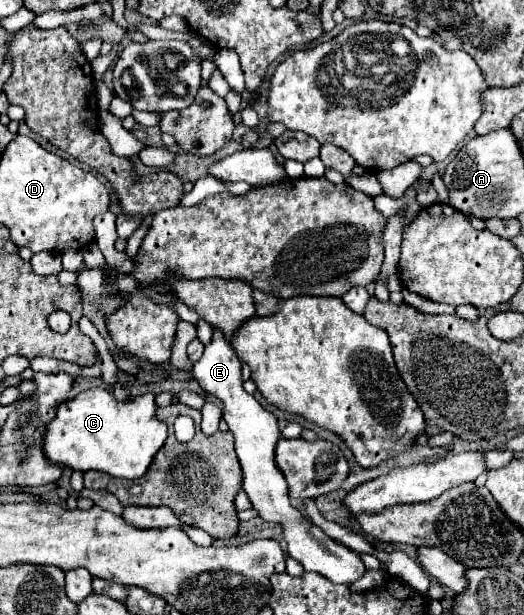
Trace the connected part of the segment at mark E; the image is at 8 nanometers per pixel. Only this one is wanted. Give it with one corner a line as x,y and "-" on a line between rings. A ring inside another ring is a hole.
213,328
213,338
205,346
205,352
199,362
193,366
193,378
201,384
201,388
223,400
223,418
229,426
229,432
235,436
235,452
239,464
243,468
243,490
247,492
253,508
261,518
271,520
283,528
283,536
287,540
287,552
295,558
307,572
317,572
329,578
335,584
353,584
365,574
365,564
357,552
343,546
341,542
329,538
319,526
307,520
297,508
289,506
287,482
275,462
275,446
281,436
279,420
275,414
265,410
251,394
247,394
241,386
241,362
237,354
231,350
231,344
223,336
221,330

